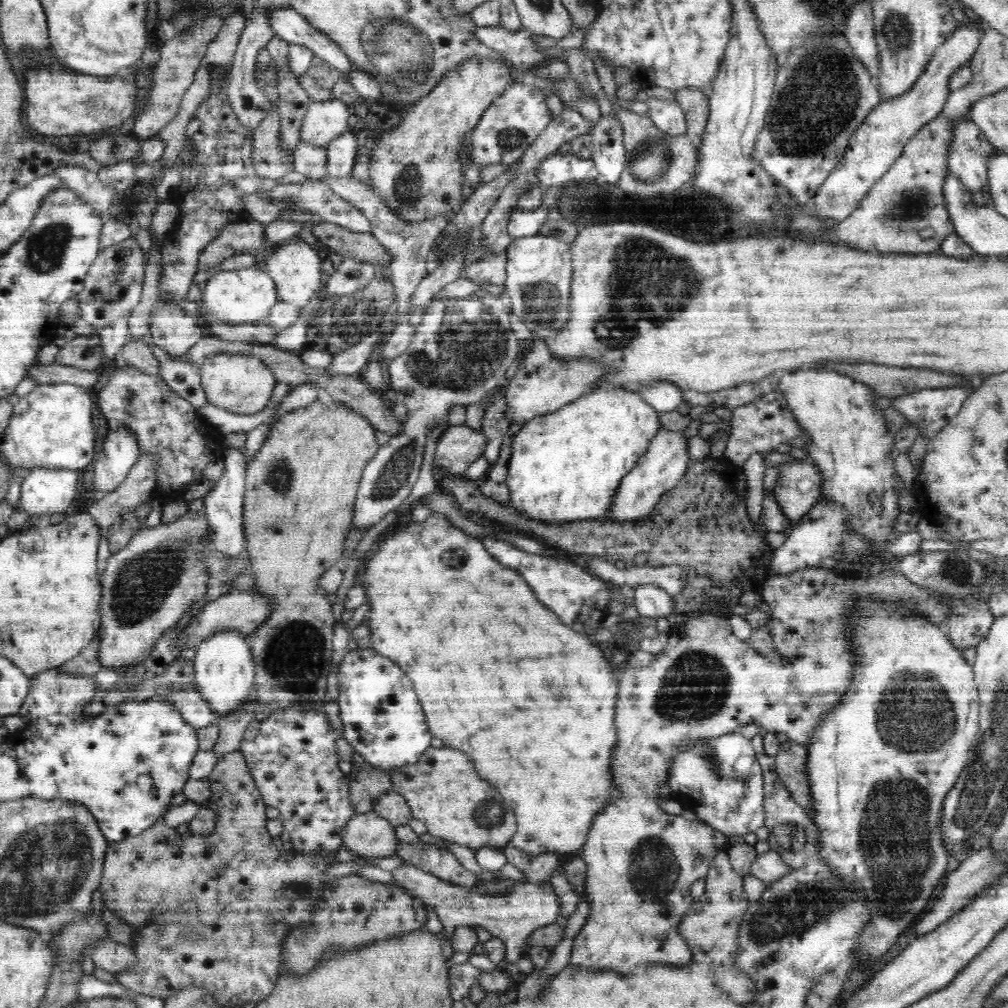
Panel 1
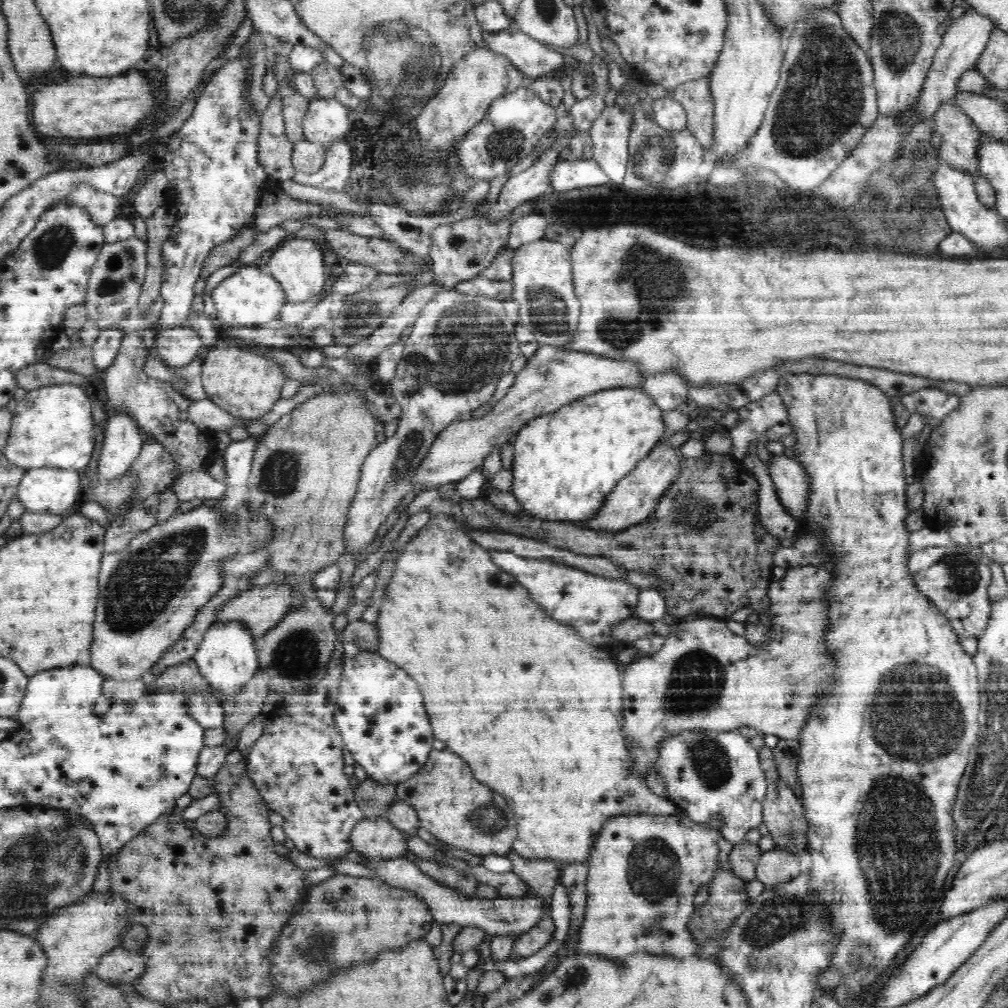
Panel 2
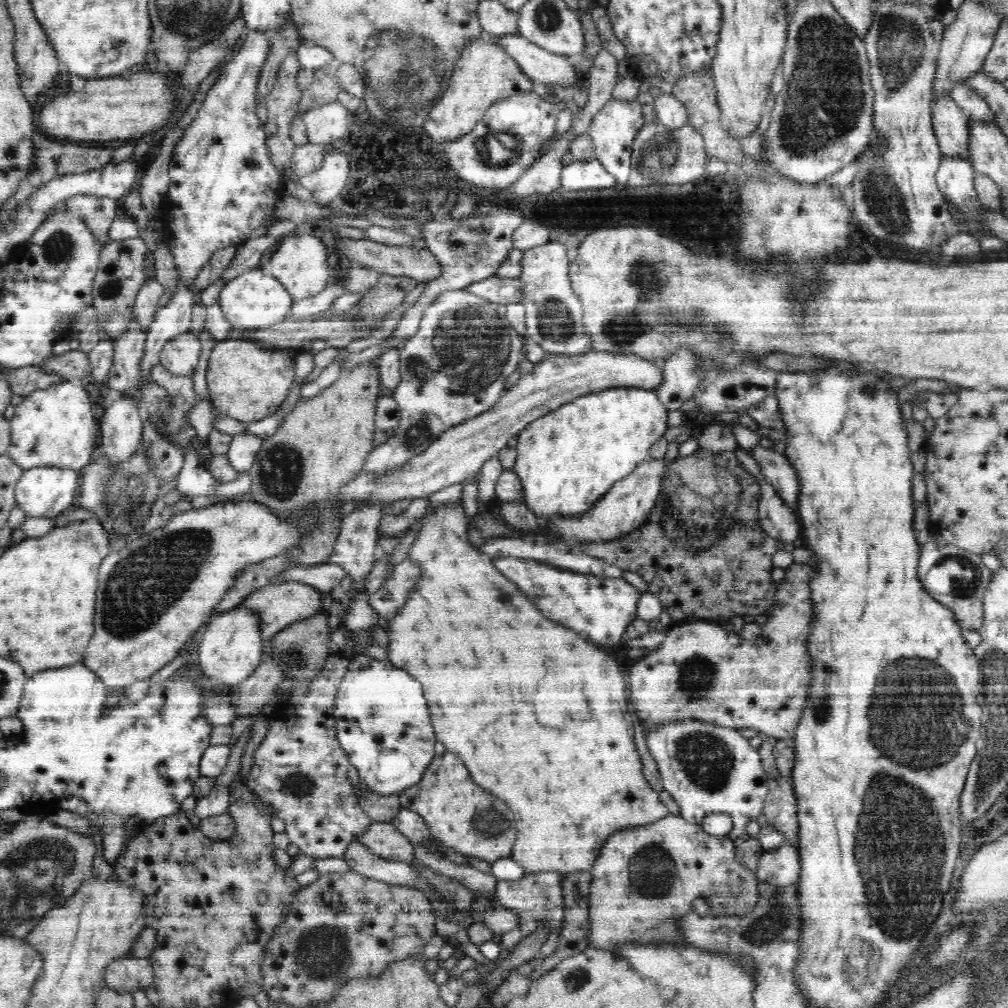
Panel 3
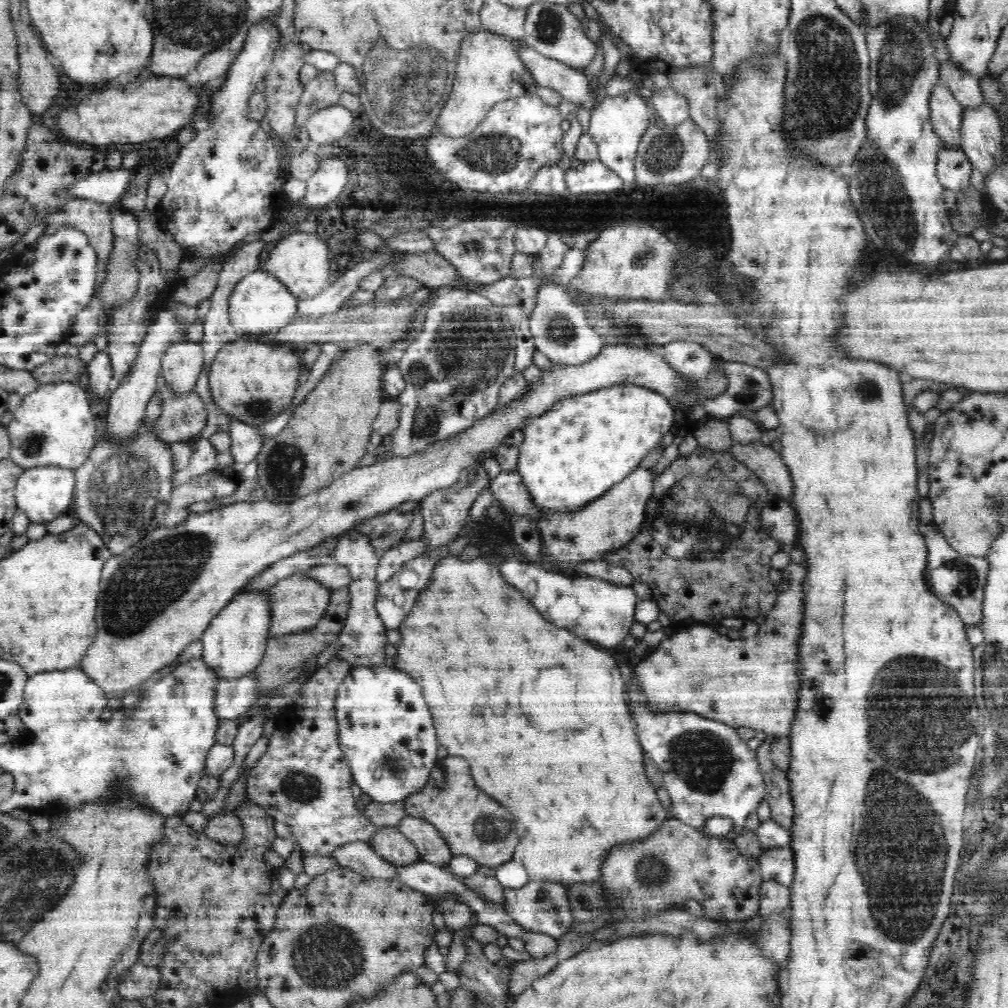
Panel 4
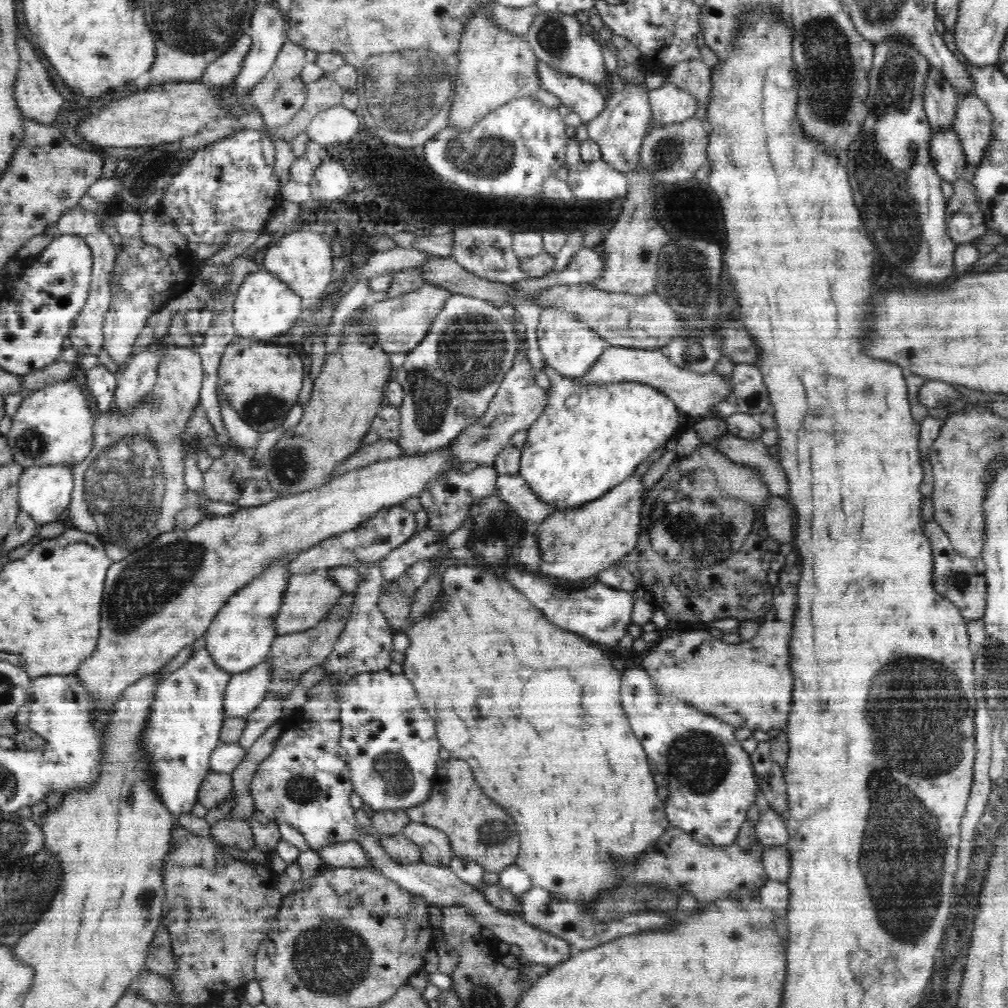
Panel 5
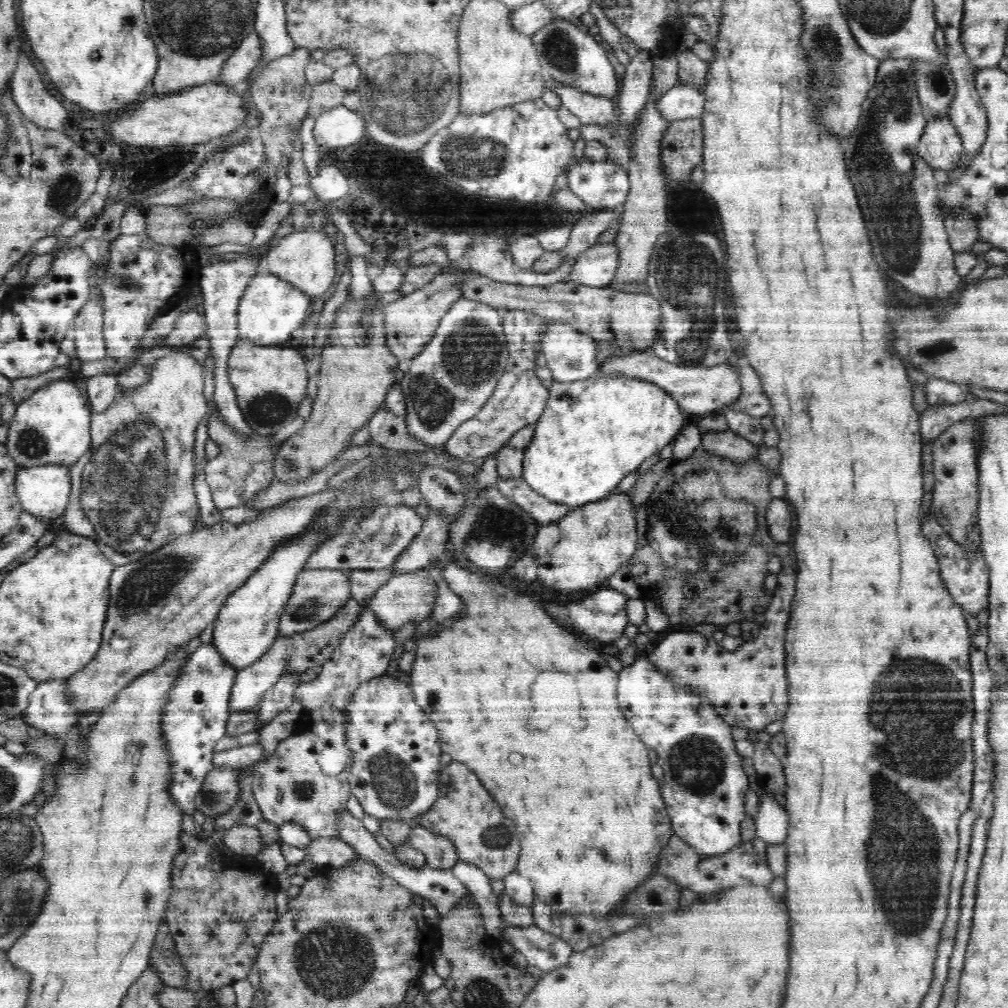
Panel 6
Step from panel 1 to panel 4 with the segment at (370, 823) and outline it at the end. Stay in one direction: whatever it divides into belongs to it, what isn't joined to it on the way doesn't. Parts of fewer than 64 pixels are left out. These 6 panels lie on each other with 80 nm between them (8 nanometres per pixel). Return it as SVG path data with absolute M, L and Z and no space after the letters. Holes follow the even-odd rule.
M397 827L377 828L368 842L385 861L393 865L405 866L420 860L415 844Z

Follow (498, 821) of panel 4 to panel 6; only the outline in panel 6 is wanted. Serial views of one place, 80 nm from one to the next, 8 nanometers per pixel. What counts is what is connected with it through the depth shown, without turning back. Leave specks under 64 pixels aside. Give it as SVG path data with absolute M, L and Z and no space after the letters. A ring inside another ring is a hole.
M452 760L451 764L443 767L439 778L439 798L427 814L418 818L418 824L432 833L449 838L456 847L460 861L482 869L489 879L506 880L518 869L521 855L521 840L516 828L508 822L500 806L466 765Z

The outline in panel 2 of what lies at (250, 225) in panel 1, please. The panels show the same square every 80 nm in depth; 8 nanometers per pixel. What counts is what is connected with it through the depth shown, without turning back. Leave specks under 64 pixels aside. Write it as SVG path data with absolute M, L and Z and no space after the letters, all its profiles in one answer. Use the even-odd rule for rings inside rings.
M252 226L252 228L242 230L240 236L215 246L208 255L207 260L204 261L200 276L206 279L207 276L210 276L219 268L225 267L232 261L236 261L238 256L240 256L240 252L254 242L256 235L256 227Z

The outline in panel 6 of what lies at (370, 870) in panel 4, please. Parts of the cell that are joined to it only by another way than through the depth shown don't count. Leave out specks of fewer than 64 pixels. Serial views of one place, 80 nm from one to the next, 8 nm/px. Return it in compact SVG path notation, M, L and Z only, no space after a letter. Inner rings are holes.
M318 838L310 842L305 850L314 866L325 868L343 867L360 855L354 850L354 847L336 838Z

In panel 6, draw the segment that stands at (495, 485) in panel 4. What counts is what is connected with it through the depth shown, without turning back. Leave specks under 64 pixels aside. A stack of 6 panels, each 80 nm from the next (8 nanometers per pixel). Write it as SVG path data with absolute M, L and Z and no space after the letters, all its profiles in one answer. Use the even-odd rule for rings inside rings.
M501 478L496 487L510 502L525 510L527 516L532 517L536 522L542 522L542 524L550 524L556 519L562 518L572 509L566 504L552 502L538 494L523 478Z

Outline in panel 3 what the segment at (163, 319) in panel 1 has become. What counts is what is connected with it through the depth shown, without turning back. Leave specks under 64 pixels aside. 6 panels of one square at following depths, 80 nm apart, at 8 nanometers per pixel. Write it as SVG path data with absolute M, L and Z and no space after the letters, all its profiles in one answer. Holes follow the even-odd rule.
M188 332L177 334L162 347L160 363L172 376L188 377L197 367L198 358L202 354L202 346L198 335Z

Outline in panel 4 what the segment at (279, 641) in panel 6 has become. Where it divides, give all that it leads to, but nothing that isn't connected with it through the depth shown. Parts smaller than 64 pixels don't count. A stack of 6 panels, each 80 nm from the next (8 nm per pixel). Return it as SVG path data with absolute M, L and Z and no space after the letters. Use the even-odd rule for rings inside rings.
M250 672L238 679L222 679L215 689L215 713L220 721L238 719L258 700L256 677Z

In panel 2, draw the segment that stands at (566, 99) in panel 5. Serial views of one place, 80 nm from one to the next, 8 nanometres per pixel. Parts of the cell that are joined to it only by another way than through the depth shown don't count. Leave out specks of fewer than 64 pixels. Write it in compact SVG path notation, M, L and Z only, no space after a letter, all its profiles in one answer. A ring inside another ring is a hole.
M515 28L484 31L483 39L486 47L508 57L518 71L532 80L560 72L568 60L560 52L542 46L540 41Z

